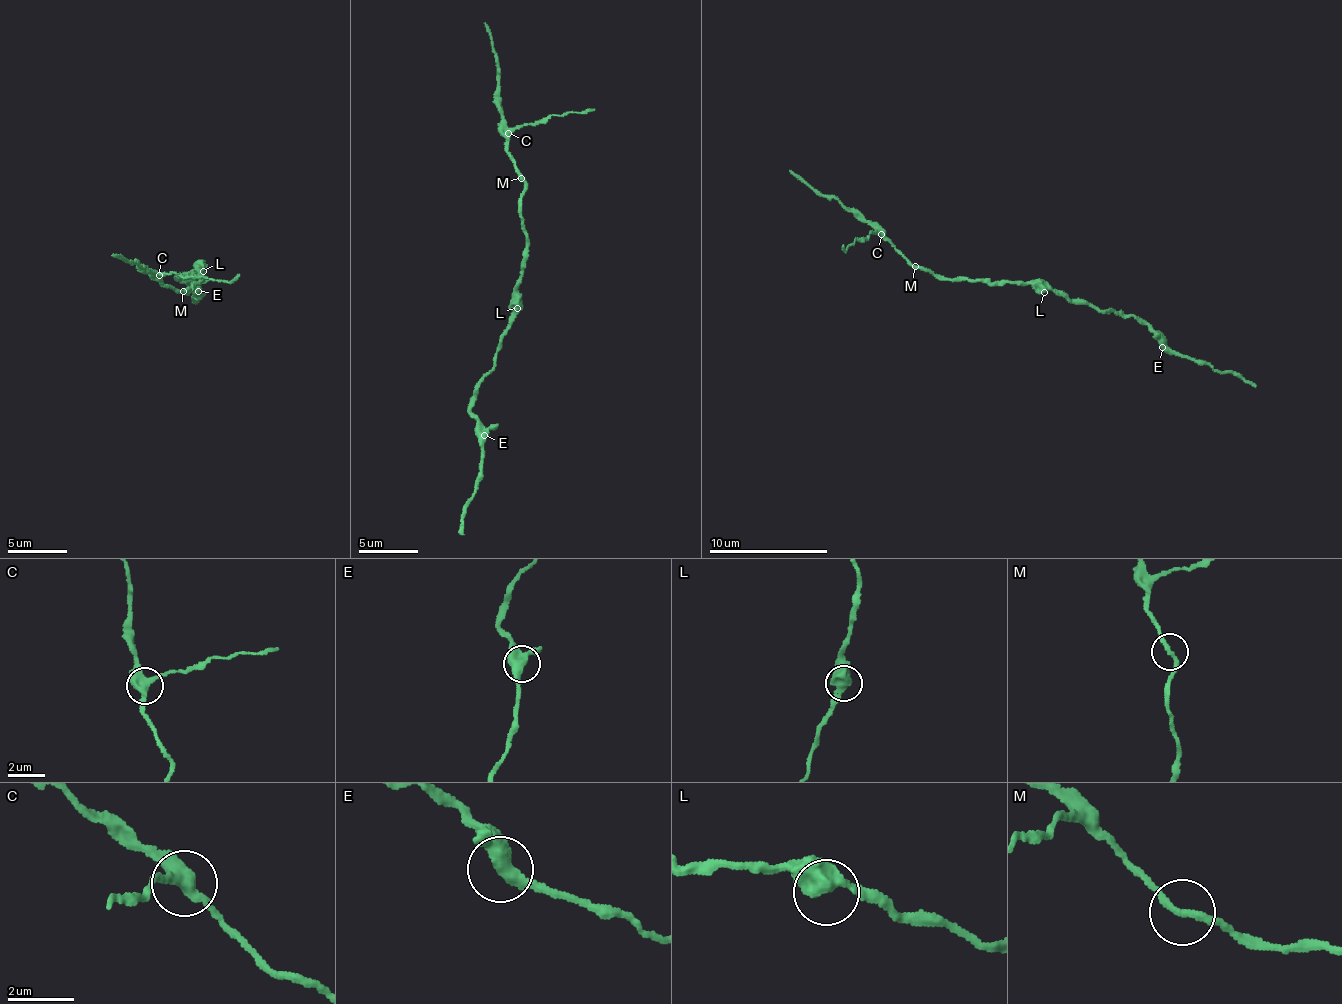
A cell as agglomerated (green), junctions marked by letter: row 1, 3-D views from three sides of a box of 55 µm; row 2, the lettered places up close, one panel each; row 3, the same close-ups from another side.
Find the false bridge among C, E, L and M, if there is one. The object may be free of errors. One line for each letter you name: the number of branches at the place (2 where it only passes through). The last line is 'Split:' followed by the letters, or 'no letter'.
C: branches 3
Split: C

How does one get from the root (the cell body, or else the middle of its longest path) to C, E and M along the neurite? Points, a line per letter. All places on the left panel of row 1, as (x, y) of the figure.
C: (196, 272), (198, 270), (201, 278), (188, 295), (186, 288), (174, 289), (159, 274)
E: (196, 272), (201, 265), (191, 275), (177, 277), (198, 291)
M: (196, 272), (198, 270), (201, 278), (188, 295), (186, 288), (182, 290)

